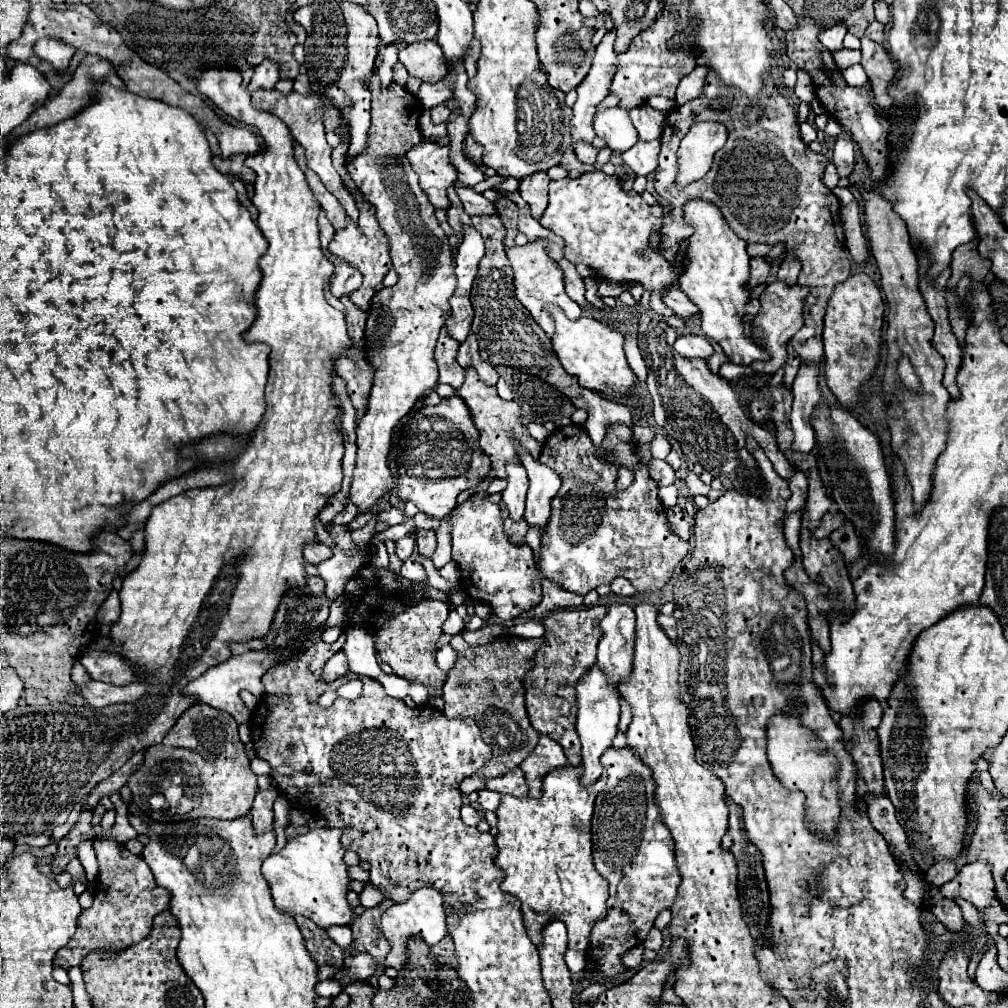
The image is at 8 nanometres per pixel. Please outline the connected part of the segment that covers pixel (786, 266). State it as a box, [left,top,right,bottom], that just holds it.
[778,254,800,284]

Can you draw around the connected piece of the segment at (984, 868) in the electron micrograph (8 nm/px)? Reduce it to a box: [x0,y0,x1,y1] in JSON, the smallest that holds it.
[940,860,994,912]

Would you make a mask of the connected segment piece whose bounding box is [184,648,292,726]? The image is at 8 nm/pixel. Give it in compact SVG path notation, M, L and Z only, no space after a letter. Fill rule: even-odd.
M290 648L284 650L284 652L246 652L246 654L240 654L240 656L234 656L226 662L222 662L220 666L212 666L206 674L202 674L198 680L192 680L186 688L184 688L184 694L196 694L200 702L212 706L212 708L218 708L218 710L224 710L228 712L236 722L238 726L248 722L250 718L250 710L244 706L244 702L240 700L238 692L242 688L250 690L252 694L256 694L258 698L264 694L264 686L260 684L262 676L276 664L284 664L286 660L290 660Z

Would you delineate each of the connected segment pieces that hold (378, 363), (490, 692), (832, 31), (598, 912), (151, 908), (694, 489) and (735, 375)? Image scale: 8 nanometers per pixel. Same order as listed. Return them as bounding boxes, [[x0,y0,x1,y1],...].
[[346,74,456,512],[444,634,544,778],[820,22,848,52],[496,766,608,952],[54,840,164,970],[685,471,711,498],[718,362,752,380]]

